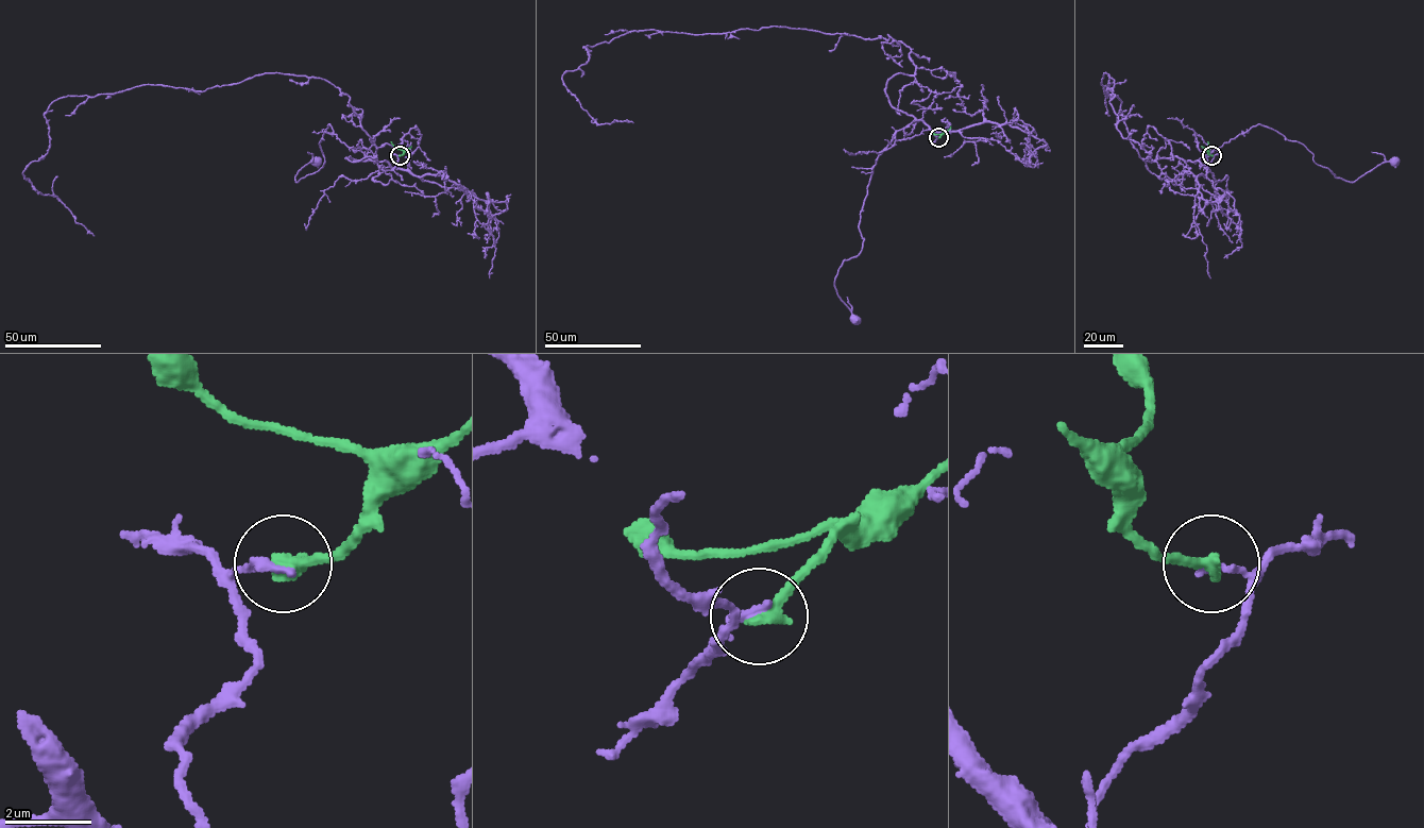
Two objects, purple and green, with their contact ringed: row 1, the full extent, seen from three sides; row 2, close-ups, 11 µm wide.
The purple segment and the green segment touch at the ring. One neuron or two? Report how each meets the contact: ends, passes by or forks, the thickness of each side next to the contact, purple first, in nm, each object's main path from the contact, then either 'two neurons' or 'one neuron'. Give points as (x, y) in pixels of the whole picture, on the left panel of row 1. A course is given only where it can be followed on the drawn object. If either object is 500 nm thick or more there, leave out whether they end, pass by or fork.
purple ends; green ends; calibres 200 and 360 nm; course purple (400, 155), (395, 167), (373, 162), (329, 124), (320, 142), (323, 166), (297, 182), (316, 162); course green (400, 155), (403, 151), (391, 141); two neurons

